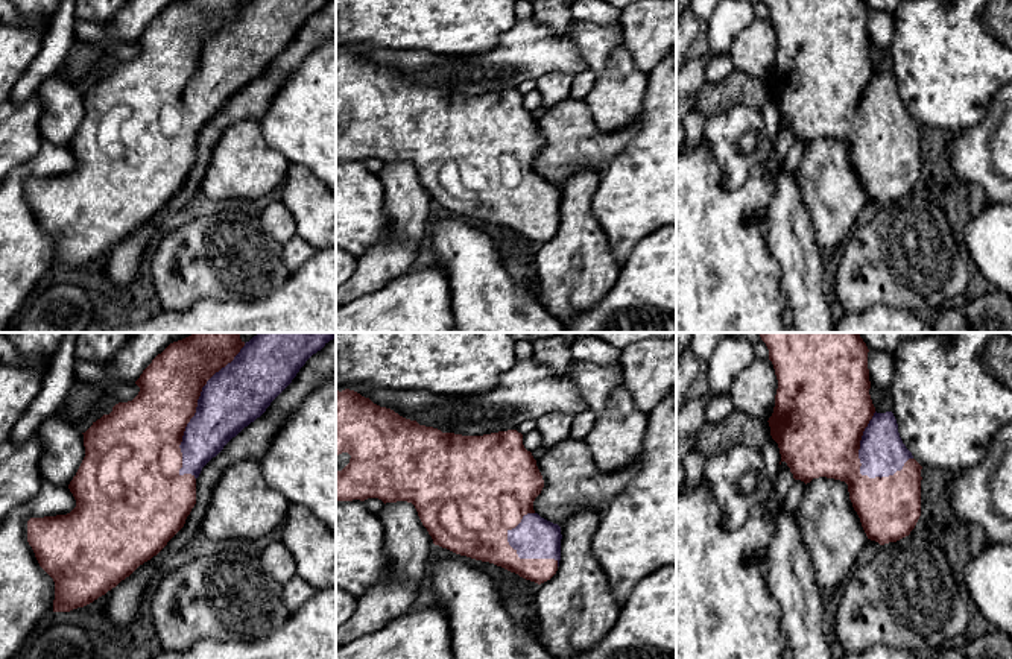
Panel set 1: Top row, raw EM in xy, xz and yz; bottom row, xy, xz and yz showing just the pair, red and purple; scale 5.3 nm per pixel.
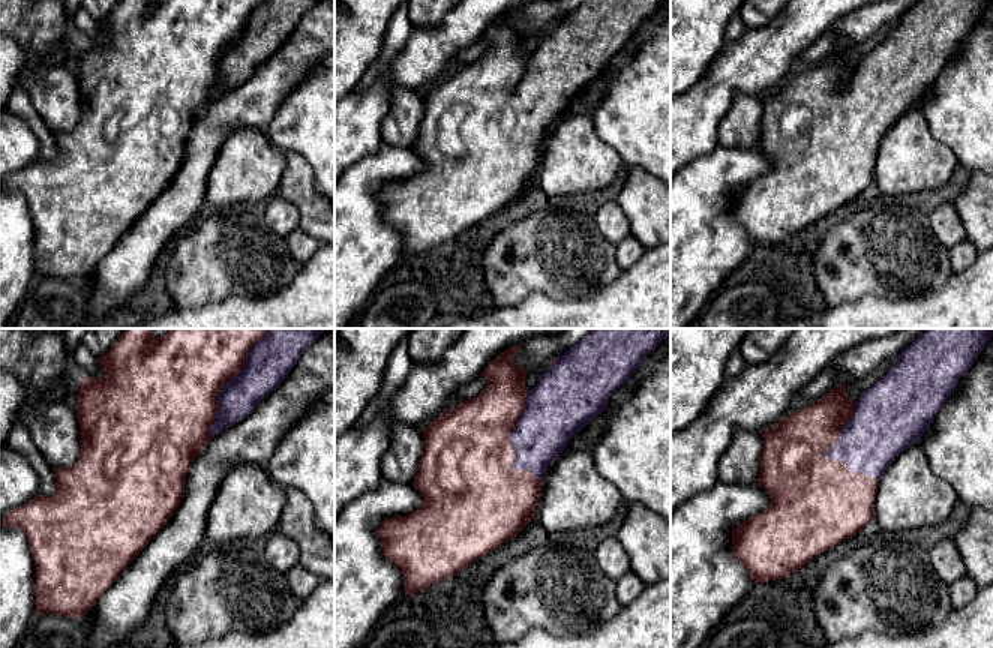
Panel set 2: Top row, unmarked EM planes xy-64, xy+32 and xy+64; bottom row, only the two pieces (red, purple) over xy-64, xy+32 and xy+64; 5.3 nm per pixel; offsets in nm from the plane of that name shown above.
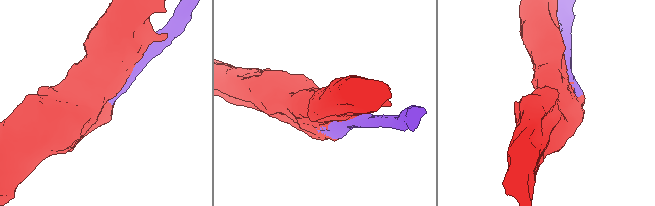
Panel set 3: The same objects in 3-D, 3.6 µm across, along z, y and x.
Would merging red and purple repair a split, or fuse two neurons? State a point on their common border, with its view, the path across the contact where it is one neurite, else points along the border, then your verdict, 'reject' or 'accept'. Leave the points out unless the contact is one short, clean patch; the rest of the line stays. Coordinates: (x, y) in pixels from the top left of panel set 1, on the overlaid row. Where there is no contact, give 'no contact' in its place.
meets red in xy at (195, 409); accept

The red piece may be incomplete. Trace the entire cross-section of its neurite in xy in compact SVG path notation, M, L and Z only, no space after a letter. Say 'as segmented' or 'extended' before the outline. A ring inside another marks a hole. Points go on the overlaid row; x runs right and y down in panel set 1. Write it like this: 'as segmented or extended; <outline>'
extended; M193 333L158 354L135 381L138 395L115 404L109 415L82 433L85 457L68 484L76 507L67 515L27 521L27 542L40 566L55 582L53 612L93 603L157 556L194 507L196 478L202 468L260 418L305 361L333 339L336 333L258 333L245 343L239 333Z

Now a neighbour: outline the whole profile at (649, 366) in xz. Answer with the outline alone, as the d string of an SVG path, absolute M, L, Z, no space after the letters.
M676 339L634 342L621 349L618 363L635 407L649 415L676 384Z

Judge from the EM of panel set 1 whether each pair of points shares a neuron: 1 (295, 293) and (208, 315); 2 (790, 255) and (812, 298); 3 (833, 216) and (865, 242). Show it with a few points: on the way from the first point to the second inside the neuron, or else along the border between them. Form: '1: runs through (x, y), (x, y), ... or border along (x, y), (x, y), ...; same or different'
1: runs through (274, 315), (230, 315); same
2: runs through (800, 266), (803, 287); same
3: border along (856, 223), (841, 249); different

